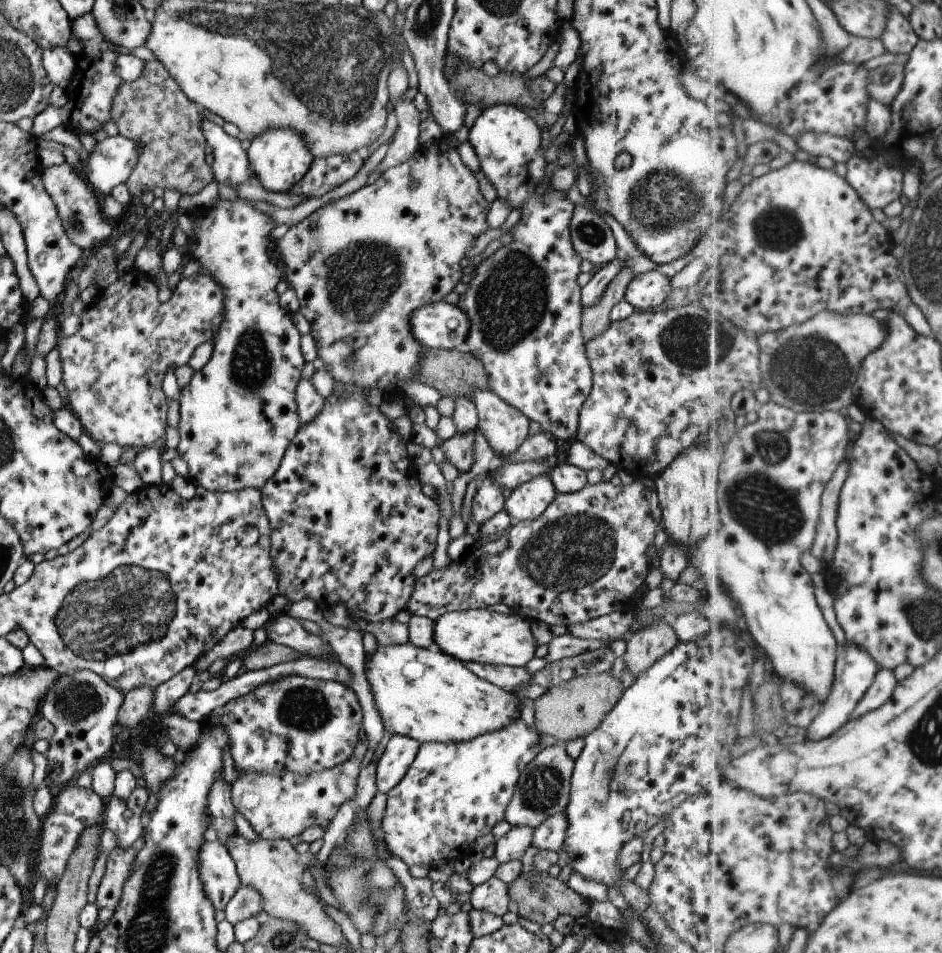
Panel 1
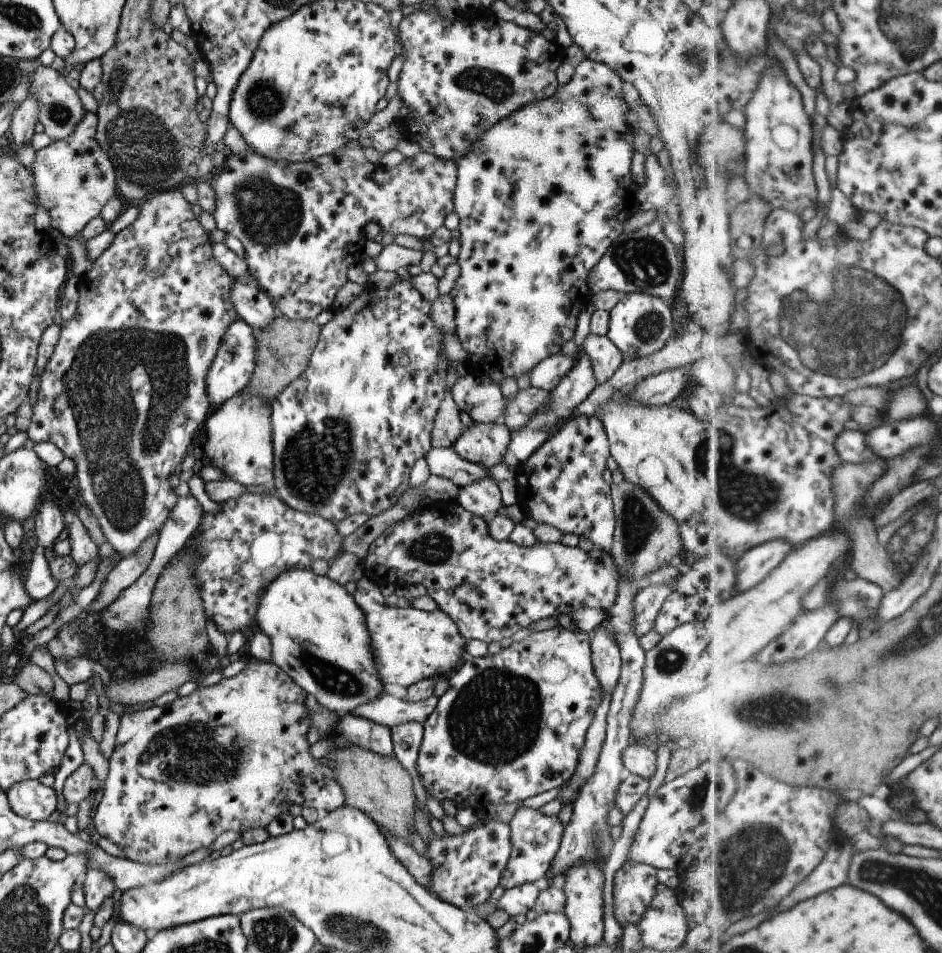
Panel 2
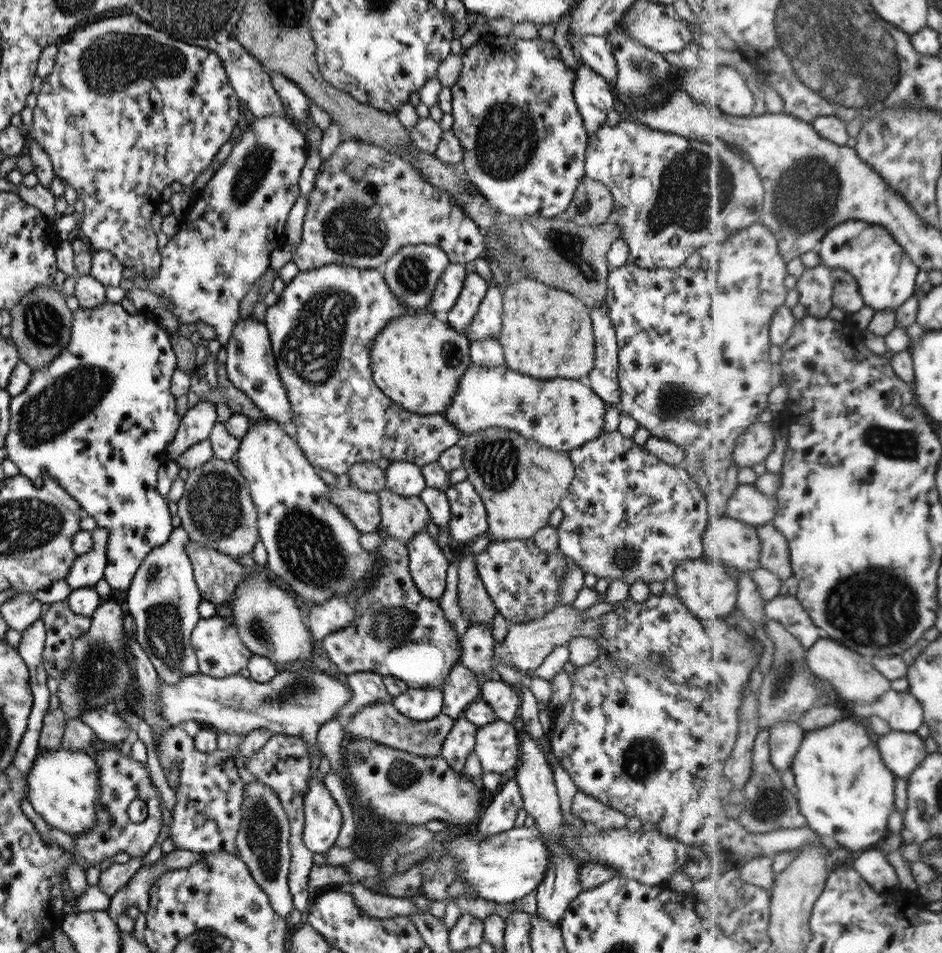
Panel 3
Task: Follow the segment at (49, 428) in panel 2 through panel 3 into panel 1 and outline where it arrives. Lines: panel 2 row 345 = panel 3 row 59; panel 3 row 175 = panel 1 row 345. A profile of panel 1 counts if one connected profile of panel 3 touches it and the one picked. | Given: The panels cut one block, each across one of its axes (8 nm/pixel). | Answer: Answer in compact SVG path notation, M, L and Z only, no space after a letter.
M133 268L132 271L127 272L118 281L114 282L112 286L105 290L100 290L100 293L94 298L93 302L86 306L86 310L81 316L82 323L78 333L74 336L66 337L60 334L55 345L56 351L59 353L59 360L63 369L62 382L68 390L69 403L68 408L72 410L73 414L77 416L83 431L88 434L94 441L106 444L117 444L126 450L127 447L134 448L135 451L140 452L149 447L162 445L167 428L167 411L169 401L162 390L163 380L168 372L170 366L180 367L188 365L188 362L193 358L195 349L198 349L202 344L213 341L215 335L218 333L219 327L223 322L223 313L225 312L225 295L223 287L210 274L197 272L189 278L182 277L176 288L171 292L171 298L162 303L159 300L159 289L154 280L146 274Z

